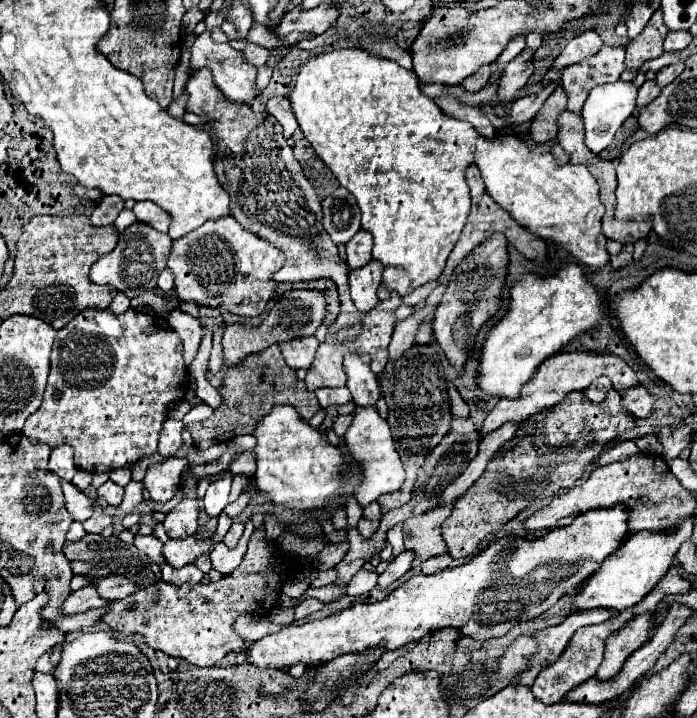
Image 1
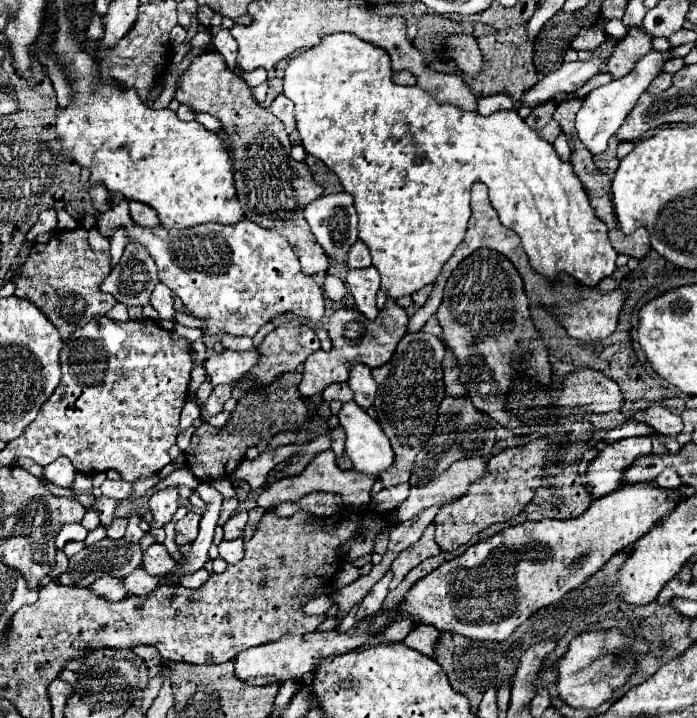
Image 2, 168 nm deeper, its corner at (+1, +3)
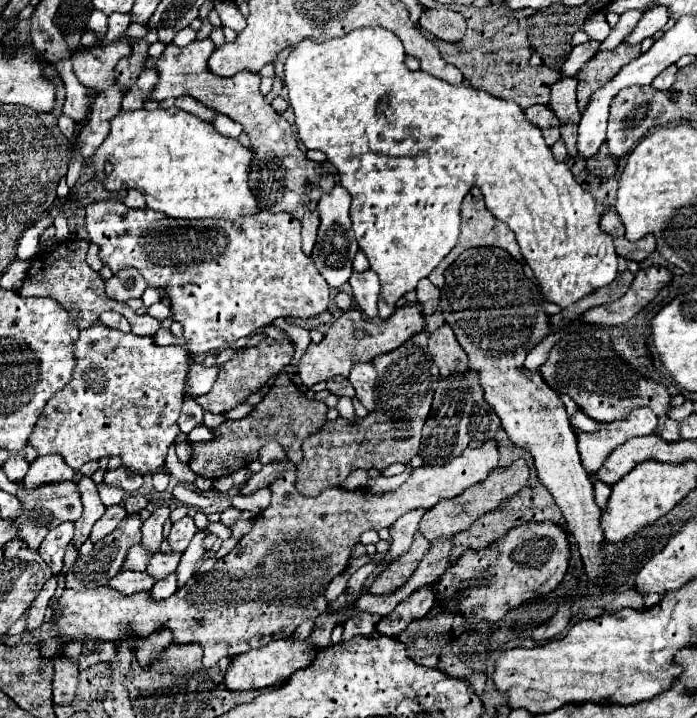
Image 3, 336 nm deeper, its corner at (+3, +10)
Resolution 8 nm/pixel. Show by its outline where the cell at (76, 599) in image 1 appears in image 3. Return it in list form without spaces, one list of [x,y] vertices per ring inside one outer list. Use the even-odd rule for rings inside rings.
[[[120,571],[112,581],[108,581],[108,587],[132,595],[138,591],[150,591],[154,587],[154,579],[148,573],[136,573],[136,571]]]

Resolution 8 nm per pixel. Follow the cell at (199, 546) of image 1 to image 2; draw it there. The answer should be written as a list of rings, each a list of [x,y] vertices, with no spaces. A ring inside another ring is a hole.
[[[152,544],[150,548],[144,550],[144,558],[142,558],[142,568],[152,574],[152,576],[166,576],[170,572],[170,568],[174,568],[174,560],[168,554],[164,544]]]

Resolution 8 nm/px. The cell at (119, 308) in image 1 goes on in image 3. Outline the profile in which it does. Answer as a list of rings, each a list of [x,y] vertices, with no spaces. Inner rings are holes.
[[[104,311],[104,313],[100,315],[100,323],[108,325],[108,327],[122,329],[122,331],[130,331],[130,323],[126,321],[126,317],[120,315],[120,313],[114,313],[114,311]]]

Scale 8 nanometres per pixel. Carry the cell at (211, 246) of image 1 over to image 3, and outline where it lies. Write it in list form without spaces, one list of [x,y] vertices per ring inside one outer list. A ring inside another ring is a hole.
[[[98,201],[86,207],[86,229],[90,235],[90,241],[100,245],[100,257],[102,261],[112,269],[112,273],[124,269],[124,267],[136,267],[148,281],[148,285],[154,287],[162,287],[166,289],[166,293],[172,299],[172,317],[174,321],[180,321],[184,325],[184,337],[190,343],[190,351],[192,353],[208,353],[208,351],[220,351],[230,347],[236,339],[252,335],[256,329],[270,325],[276,317],[316,317],[320,313],[324,313],[328,309],[330,303],[330,285],[324,281],[324,277],[318,273],[318,269],[314,267],[312,259],[304,255],[302,247],[300,247],[300,223],[298,219],[294,219],[288,213],[254,213],[254,215],[246,215],[246,217],[238,217],[234,221],[226,221],[226,219],[172,219],[166,217],[164,213],[152,211],[152,209],[130,209],[120,201]]]

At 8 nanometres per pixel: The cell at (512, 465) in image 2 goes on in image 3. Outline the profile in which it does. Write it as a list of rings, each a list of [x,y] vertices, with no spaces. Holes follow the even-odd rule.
[[[522,457],[514,459],[508,469],[500,469],[500,467],[492,469],[490,475],[482,483],[476,483],[470,489],[466,489],[462,495],[458,495],[454,499],[444,499],[438,505],[434,505],[432,509],[428,509],[420,521],[420,531],[424,533],[424,537],[428,541],[440,541],[440,537],[454,537],[454,535],[466,531],[468,527],[472,527],[472,523],[478,521],[482,515],[492,513],[502,503],[506,503],[512,495],[516,495],[520,489],[524,489],[528,483],[528,477],[530,477],[530,469]]]

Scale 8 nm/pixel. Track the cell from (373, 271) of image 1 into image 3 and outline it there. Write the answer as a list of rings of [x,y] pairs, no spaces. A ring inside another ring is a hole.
[[[372,269],[364,271],[364,273],[352,273],[350,277],[350,287],[352,287],[352,293],[354,293],[354,299],[356,303],[360,305],[362,313],[366,317],[376,317],[378,315],[378,293],[380,293],[380,283],[378,283],[378,277]]]

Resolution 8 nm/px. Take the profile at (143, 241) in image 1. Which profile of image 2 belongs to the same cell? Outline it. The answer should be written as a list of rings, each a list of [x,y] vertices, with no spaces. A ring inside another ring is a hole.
[[[128,244],[118,266],[102,282],[102,292],[112,294],[126,306],[144,306],[158,282],[154,260],[136,244]]]

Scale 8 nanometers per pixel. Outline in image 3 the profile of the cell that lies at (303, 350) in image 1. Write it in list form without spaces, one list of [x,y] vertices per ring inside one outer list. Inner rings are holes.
[[[266,337],[256,347],[238,351],[228,363],[224,363],[220,367],[220,375],[218,375],[214,387],[206,395],[198,397],[196,401],[202,405],[202,409],[206,409],[210,413],[224,413],[224,411],[236,407],[238,403],[244,403],[250,393],[256,393],[270,377],[280,373],[292,361],[292,355],[294,355],[292,341],[276,341],[272,337]]]

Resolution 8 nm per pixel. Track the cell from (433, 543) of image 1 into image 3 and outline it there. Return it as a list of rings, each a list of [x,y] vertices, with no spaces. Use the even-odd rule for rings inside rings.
[[[418,531],[414,535],[414,543],[410,545],[408,553],[400,555],[400,559],[396,559],[396,561],[392,561],[388,565],[388,569],[372,583],[368,593],[384,595],[384,593],[392,593],[396,587],[404,585],[410,579],[410,575],[416,571],[416,567],[422,561],[424,553],[428,553],[428,545],[430,543],[426,541],[426,537]]]

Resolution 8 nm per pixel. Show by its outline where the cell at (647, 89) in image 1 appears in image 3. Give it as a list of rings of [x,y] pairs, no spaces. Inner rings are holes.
[[[676,65],[666,67],[666,69],[652,81],[652,87],[656,87],[656,89],[670,89],[672,83],[674,83],[674,75],[676,75],[676,71],[678,71]]]

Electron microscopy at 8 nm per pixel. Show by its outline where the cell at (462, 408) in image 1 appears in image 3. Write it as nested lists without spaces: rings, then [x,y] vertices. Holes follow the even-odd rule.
[[[442,325],[434,333],[430,333],[428,351],[432,353],[432,359],[440,369],[440,377],[450,377],[468,369],[468,357],[458,345],[450,325]]]

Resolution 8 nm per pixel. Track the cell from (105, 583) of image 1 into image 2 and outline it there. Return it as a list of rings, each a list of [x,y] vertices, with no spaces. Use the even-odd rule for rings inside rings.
[[[136,568],[130,576],[124,578],[124,586],[126,586],[128,594],[134,594],[134,596],[150,594],[160,584],[164,584],[162,576],[150,576],[148,572],[142,572],[142,568]]]

